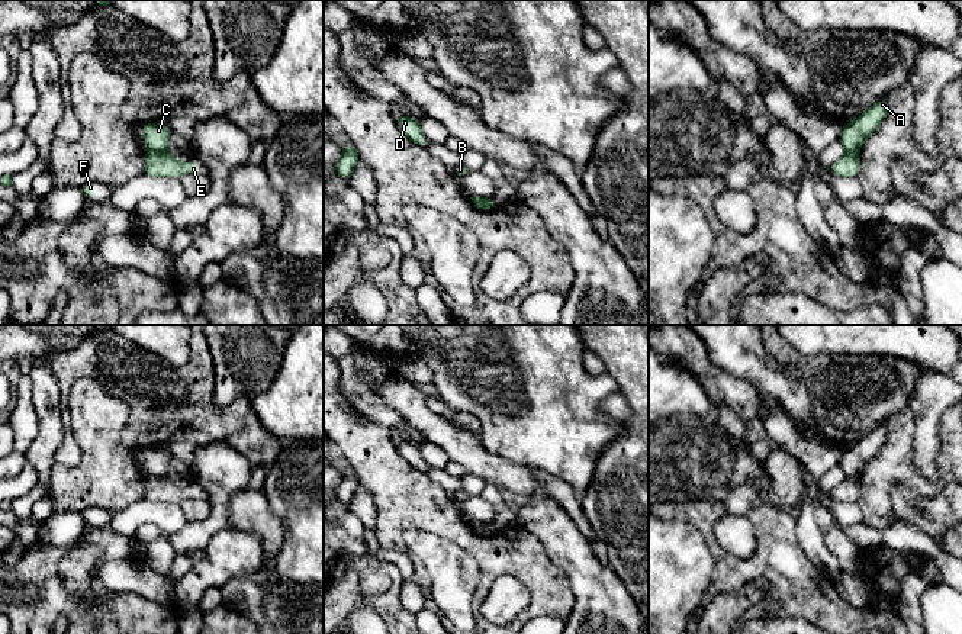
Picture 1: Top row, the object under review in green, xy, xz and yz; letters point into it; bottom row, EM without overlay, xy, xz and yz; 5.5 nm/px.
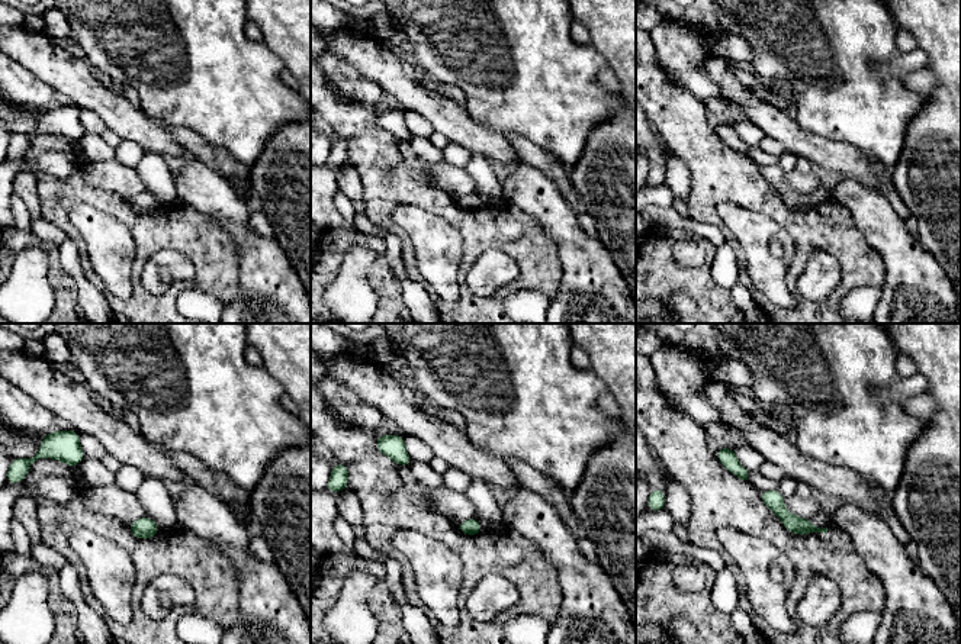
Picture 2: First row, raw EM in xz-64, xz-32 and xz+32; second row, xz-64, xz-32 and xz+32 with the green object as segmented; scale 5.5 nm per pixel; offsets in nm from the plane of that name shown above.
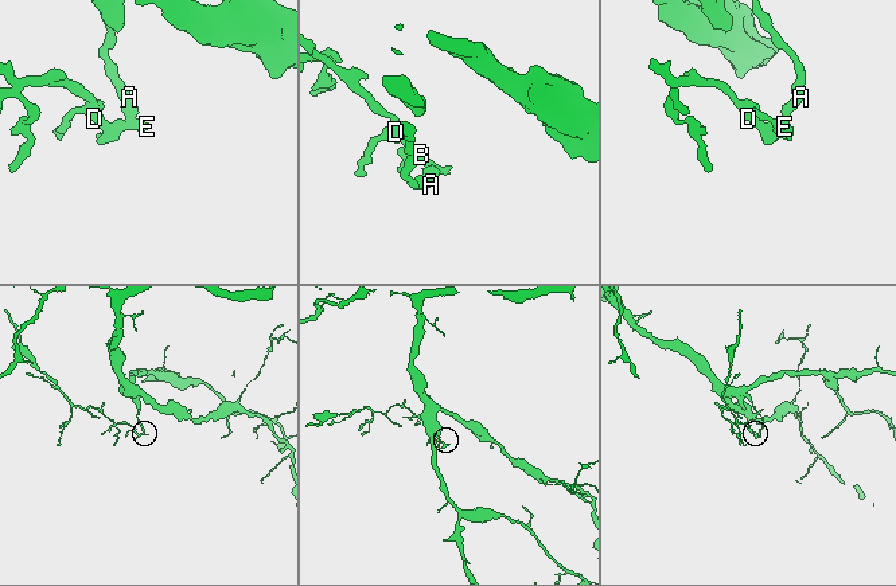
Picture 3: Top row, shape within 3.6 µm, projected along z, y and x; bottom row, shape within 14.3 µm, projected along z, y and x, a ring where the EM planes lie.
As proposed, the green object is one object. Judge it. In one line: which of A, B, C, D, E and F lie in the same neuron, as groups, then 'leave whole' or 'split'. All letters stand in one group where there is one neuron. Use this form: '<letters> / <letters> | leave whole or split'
A C / B D E F | split

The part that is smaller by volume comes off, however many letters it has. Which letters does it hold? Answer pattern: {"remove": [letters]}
{"remove": ["B", "D", "E", "F"]}

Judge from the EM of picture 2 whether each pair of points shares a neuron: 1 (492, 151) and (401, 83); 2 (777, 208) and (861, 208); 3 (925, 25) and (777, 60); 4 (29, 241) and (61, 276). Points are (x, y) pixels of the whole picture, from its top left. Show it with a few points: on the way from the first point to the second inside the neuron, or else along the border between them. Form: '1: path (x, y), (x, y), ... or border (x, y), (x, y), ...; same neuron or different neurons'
1: path (469, 134), (424, 102); same neuron
2: border (839, 203), (864, 237); different neurons
3: border (890, 15), (899, 26); different neurons
4: path (41, 242), (55, 256), (55, 264); same neuron

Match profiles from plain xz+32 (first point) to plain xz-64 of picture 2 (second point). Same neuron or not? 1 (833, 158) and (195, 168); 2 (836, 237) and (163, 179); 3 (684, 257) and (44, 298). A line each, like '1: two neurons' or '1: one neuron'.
1: two neurons
2: two neurons
3: one neuron

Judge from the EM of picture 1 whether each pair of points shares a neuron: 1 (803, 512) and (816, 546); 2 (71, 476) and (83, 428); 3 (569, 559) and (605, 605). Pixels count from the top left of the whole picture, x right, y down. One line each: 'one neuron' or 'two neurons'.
1: one neuron
2: one neuron
3: one neuron

